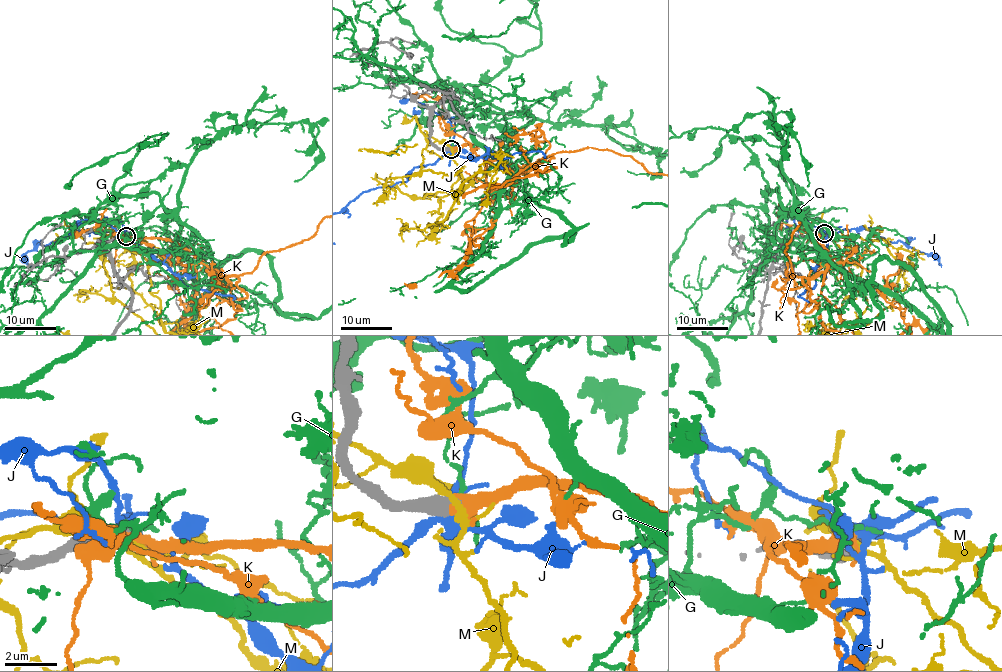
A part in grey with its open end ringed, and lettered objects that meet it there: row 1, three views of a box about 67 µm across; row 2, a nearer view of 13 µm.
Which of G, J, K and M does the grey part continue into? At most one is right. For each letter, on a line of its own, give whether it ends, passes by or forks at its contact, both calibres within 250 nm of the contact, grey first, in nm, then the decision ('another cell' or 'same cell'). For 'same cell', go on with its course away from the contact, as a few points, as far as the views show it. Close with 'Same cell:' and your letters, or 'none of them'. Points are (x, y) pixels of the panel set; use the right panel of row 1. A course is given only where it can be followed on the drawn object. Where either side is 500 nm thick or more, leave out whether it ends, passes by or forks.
G: it passes by; calibres 480 and 130 nm; another cell
J: calibres 650 and 320 nm; another cell
K: calibres 550 and 320 nm; same cell
M: calibres 650 and 200 nm; another cell
Same cell: K

